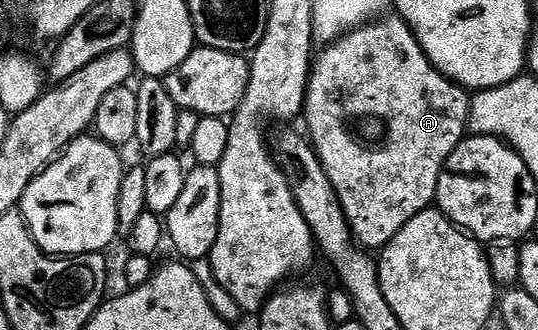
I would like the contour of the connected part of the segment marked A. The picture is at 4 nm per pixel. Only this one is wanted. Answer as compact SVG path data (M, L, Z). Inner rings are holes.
M398 16L388 17L378 24L368 24L324 50L327 51L320 60L318 57L310 72L302 111L311 129L309 138L341 200L347 219L351 221L351 229L359 244L365 248L382 248L397 236L397 232L401 232L401 228L405 228L405 224L409 224L409 220L413 220L413 216L435 202L443 166L465 137L471 98L468 91L447 79L427 59L415 33ZM350 118L384 118L387 121L387 143L376 150L362 146L346 130Z

